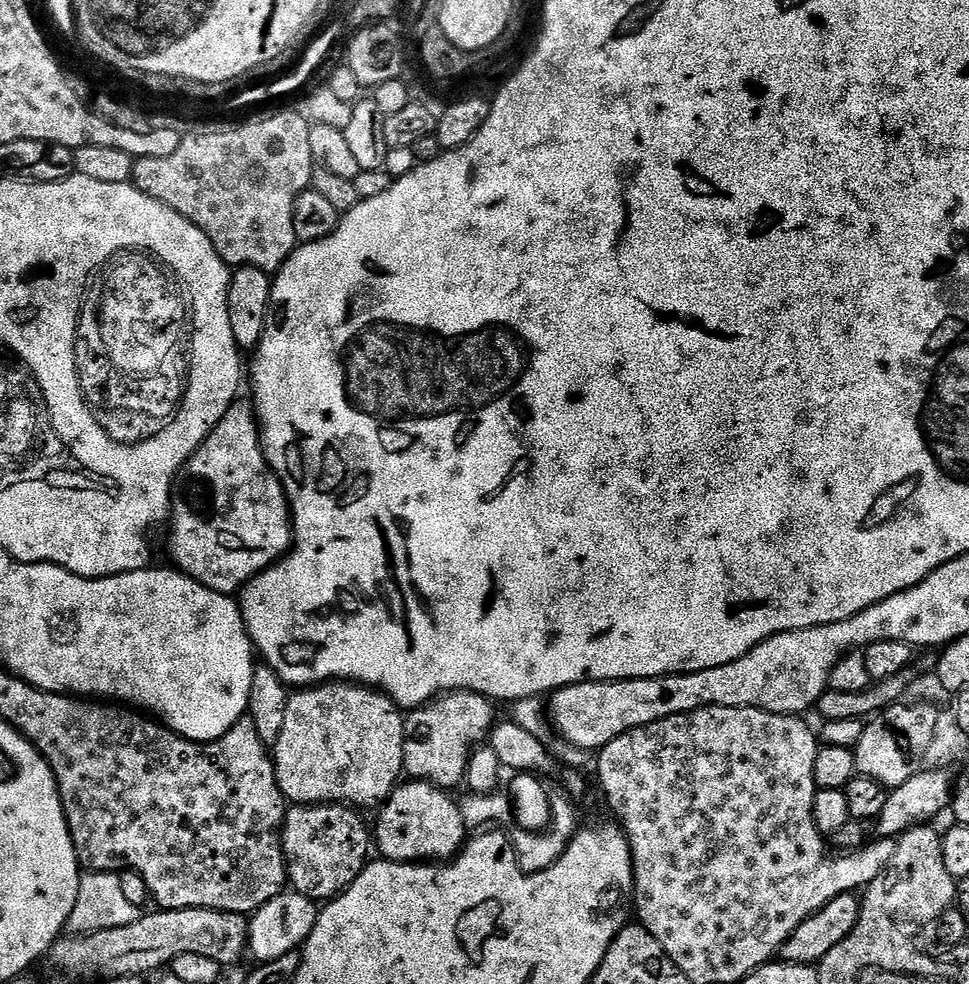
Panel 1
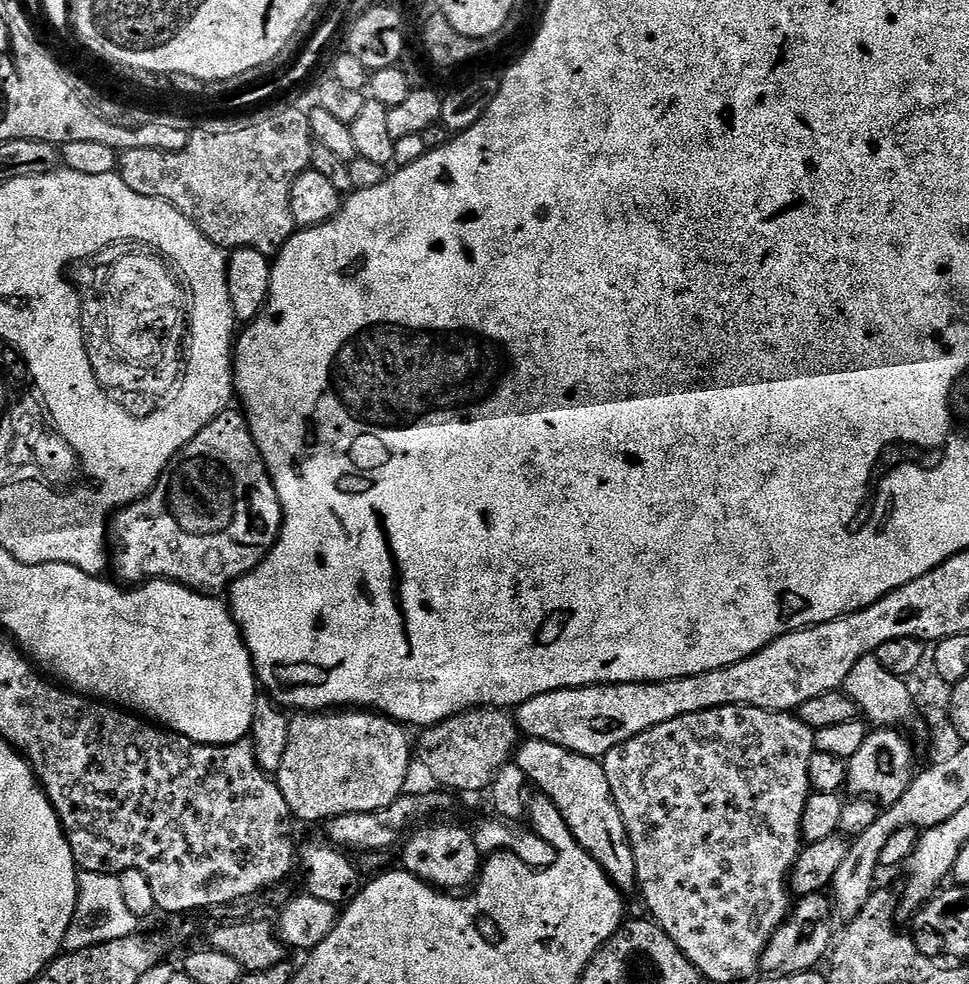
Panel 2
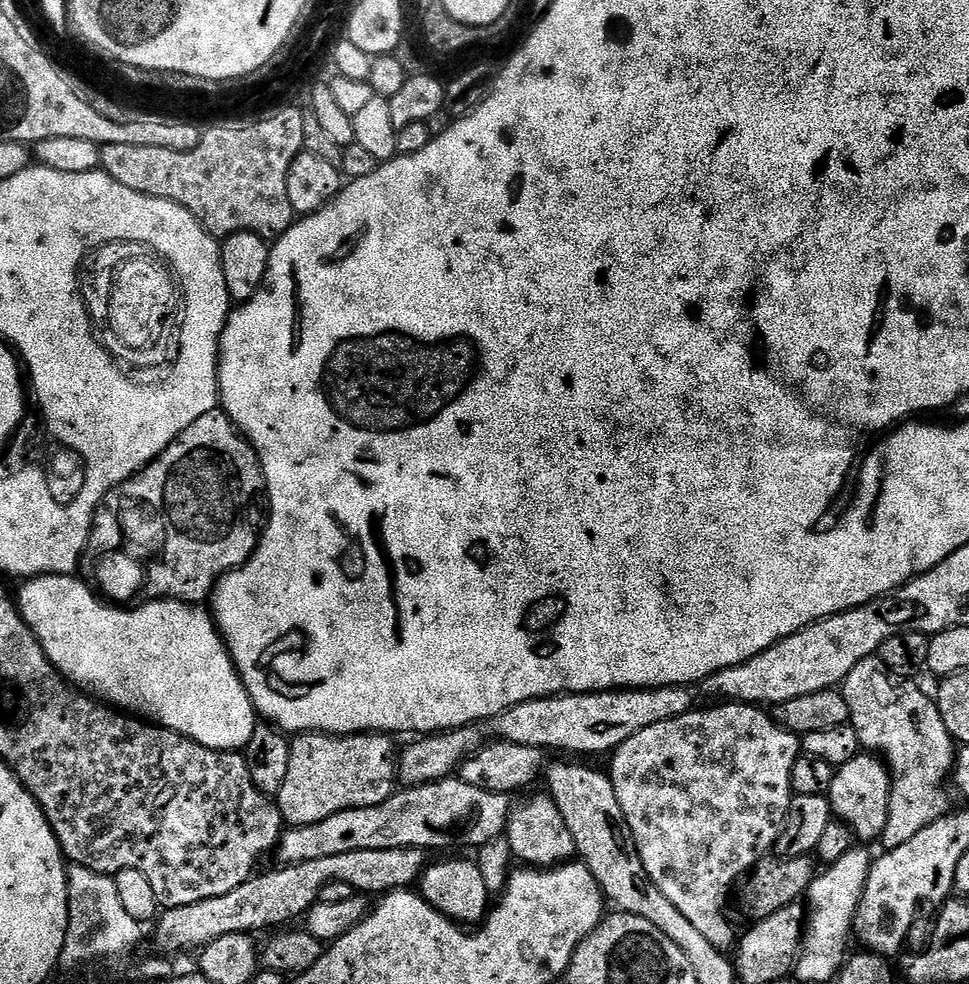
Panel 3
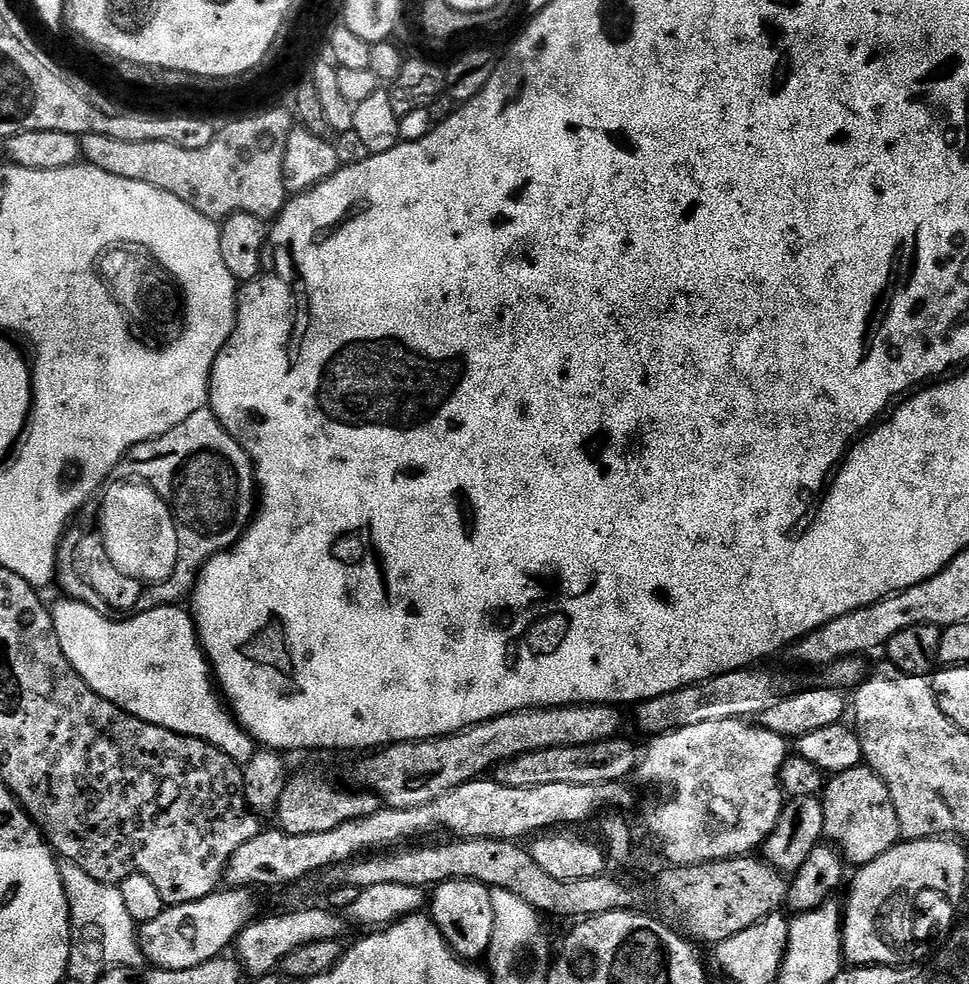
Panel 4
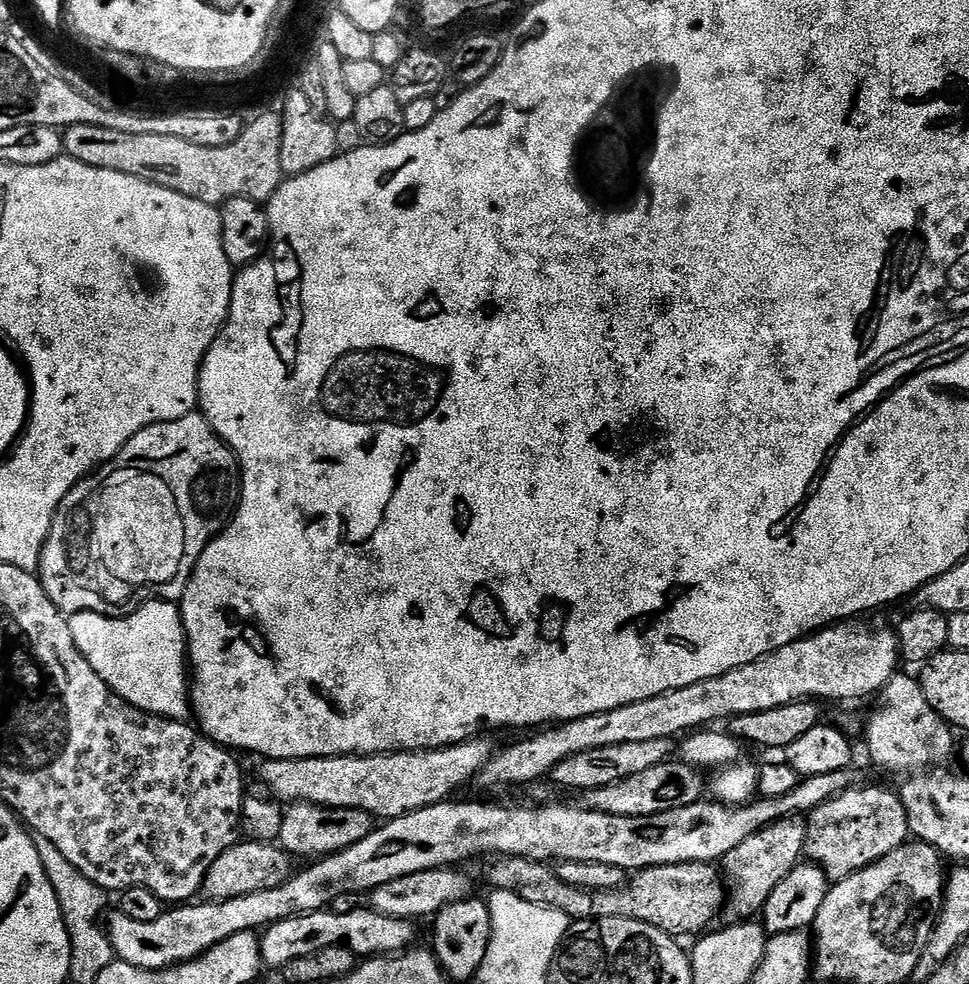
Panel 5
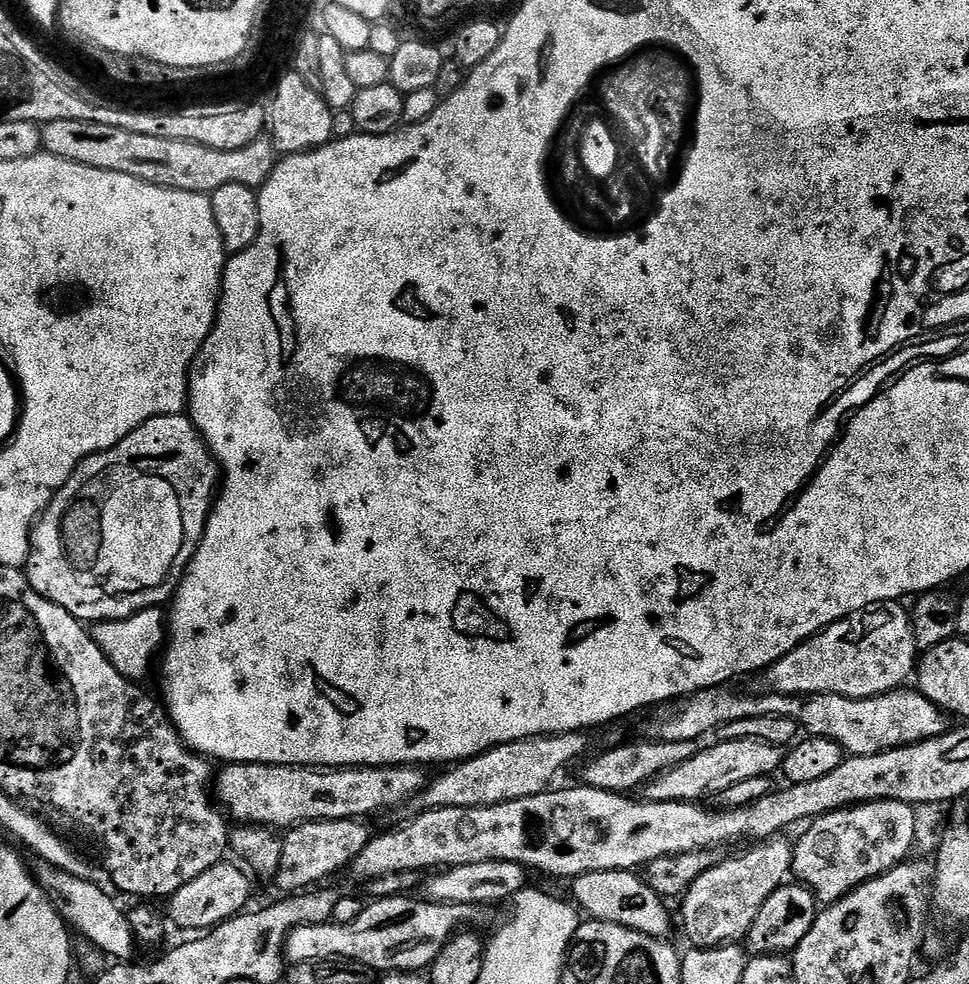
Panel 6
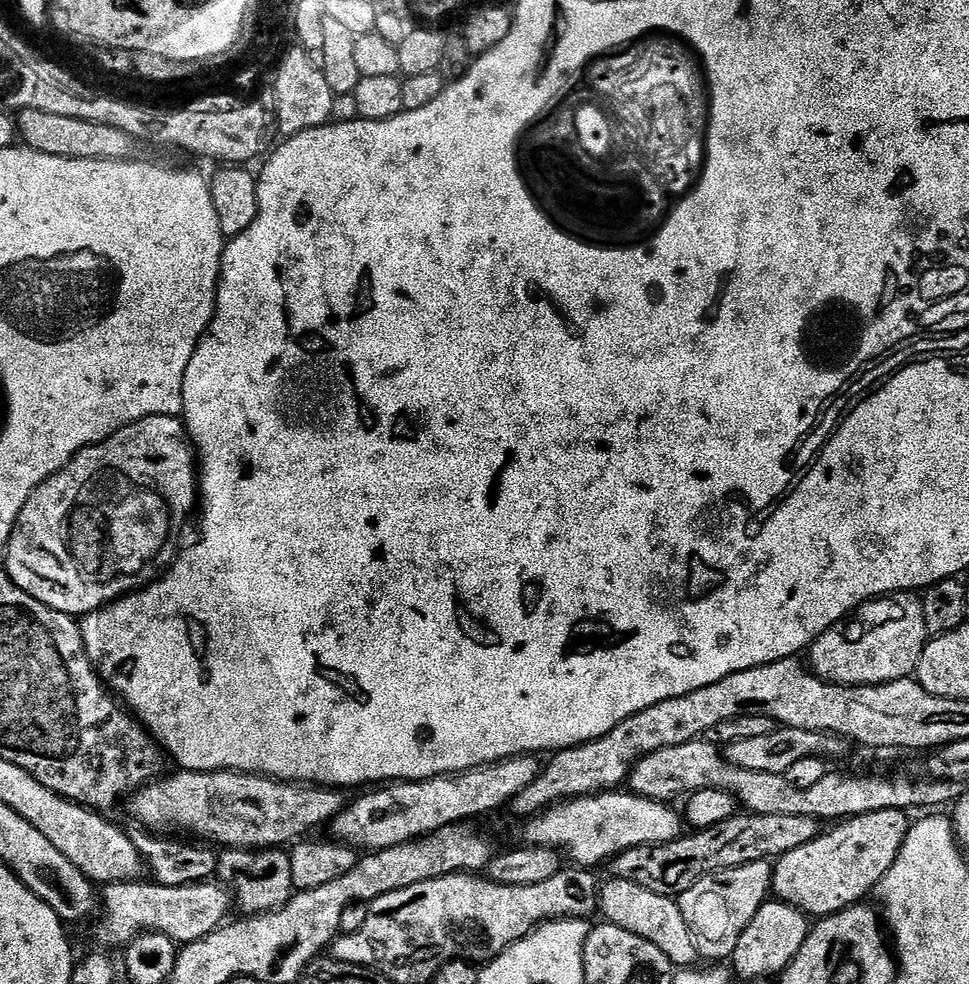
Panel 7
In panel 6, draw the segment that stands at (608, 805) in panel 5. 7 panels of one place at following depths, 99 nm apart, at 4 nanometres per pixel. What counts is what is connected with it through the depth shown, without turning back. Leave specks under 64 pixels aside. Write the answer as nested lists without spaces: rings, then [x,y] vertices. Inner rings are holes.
[[[738,738],[737,740],[716,740],[713,748],[701,747],[682,766],[660,772],[642,789],[643,799],[650,802],[689,802],[707,801],[707,796],[719,797],[721,792],[730,790],[734,782],[746,782],[746,778],[772,776],[781,771],[786,755],[784,748],[774,746],[765,740]]]

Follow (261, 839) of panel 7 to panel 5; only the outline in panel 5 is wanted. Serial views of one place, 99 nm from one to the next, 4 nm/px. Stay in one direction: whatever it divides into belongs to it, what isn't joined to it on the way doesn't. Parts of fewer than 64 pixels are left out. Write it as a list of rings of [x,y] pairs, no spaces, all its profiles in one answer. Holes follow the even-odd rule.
[[[481,734],[471,740],[463,740],[461,744],[451,744],[449,748],[428,748],[424,752],[385,752],[382,756],[323,756],[322,758],[286,758],[285,760],[264,760],[260,768],[260,780],[265,784],[271,795],[275,796],[281,804],[313,804],[323,808],[357,808],[366,810],[371,816],[379,818],[381,821],[393,820],[399,816],[410,814],[414,810],[422,810],[431,804],[442,804],[449,799],[451,792],[459,790],[463,784],[470,784],[480,772],[482,766],[486,766],[488,759],[494,754],[494,747],[486,738],[487,735]]]

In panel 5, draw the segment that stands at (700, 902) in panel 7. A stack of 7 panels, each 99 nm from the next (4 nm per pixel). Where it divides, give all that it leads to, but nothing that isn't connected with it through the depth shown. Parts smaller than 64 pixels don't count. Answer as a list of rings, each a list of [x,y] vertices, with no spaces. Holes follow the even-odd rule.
[[[789,818],[763,828],[758,834],[746,838],[742,846],[734,846],[722,861],[722,872],[730,885],[726,896],[726,916],[732,922],[748,922],[764,911],[766,898],[774,894],[774,886],[786,878],[801,863],[805,855],[806,824],[803,819]]]

